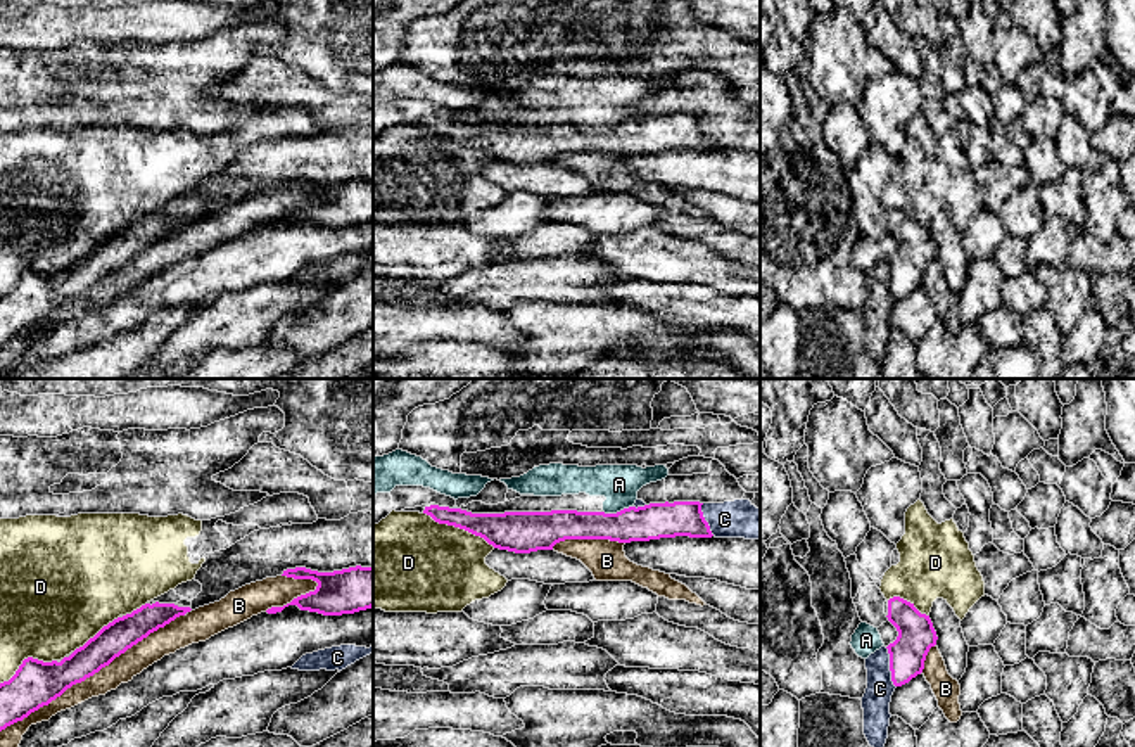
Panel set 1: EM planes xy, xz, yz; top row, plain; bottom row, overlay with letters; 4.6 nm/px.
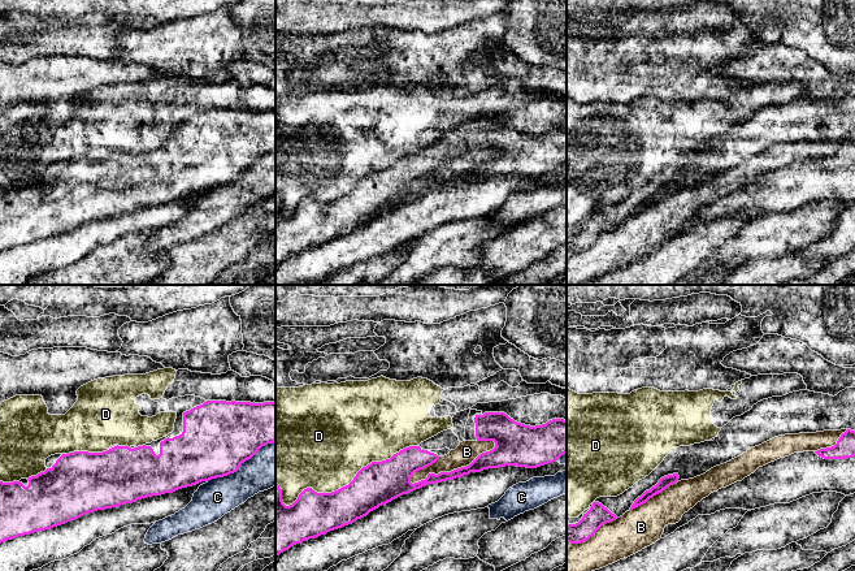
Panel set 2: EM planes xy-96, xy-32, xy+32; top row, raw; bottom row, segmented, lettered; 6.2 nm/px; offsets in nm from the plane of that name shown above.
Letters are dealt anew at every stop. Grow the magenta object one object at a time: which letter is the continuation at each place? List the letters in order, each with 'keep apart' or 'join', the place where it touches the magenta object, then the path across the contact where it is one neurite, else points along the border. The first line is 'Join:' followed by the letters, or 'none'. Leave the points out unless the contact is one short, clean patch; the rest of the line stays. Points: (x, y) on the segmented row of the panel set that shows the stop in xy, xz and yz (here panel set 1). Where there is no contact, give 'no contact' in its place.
Join: none
A: keep apart | xz (617, 512)
B: keep apart | xy (92, 675)
C: keep apart | yz (890, 668)
D: keep apart | xz (458, 526)

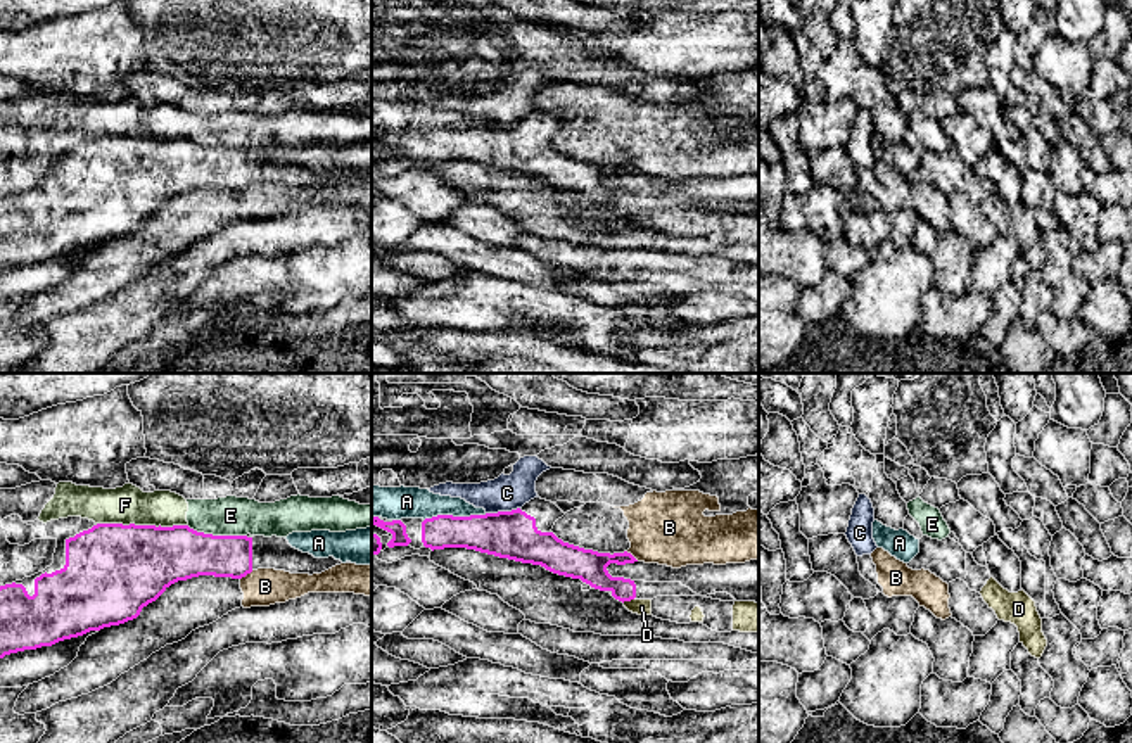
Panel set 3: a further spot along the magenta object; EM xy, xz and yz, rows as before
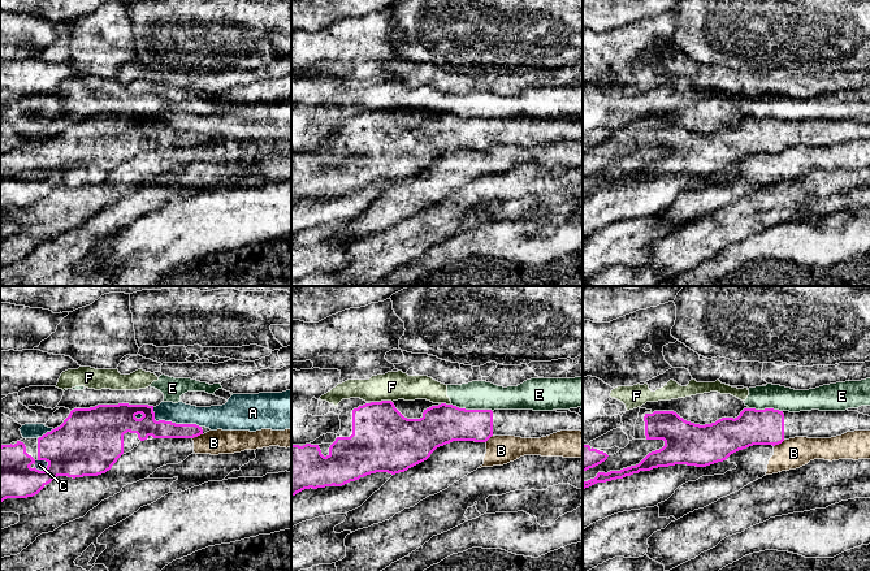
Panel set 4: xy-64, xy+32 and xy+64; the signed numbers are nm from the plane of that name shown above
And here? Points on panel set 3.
Join: none
A: keep apart | xz (455, 517)
B: keep apart | xy (246, 574) | along xy (253, 571), (241, 579)
C: keep apart | xz (502, 512)
D: keep apart | xz (628, 600) | along xz (633, 598), (623, 602)
E: keep apart | xy (216, 536) | along xy (187, 526), (213, 534), (246, 536)
F: keep apart | xy (142, 526) | along xy (97, 522), (187, 526)

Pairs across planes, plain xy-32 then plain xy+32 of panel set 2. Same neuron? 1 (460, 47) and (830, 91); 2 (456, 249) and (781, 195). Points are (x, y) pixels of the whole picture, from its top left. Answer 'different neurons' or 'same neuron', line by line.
1: different neurons
2: different neurons

